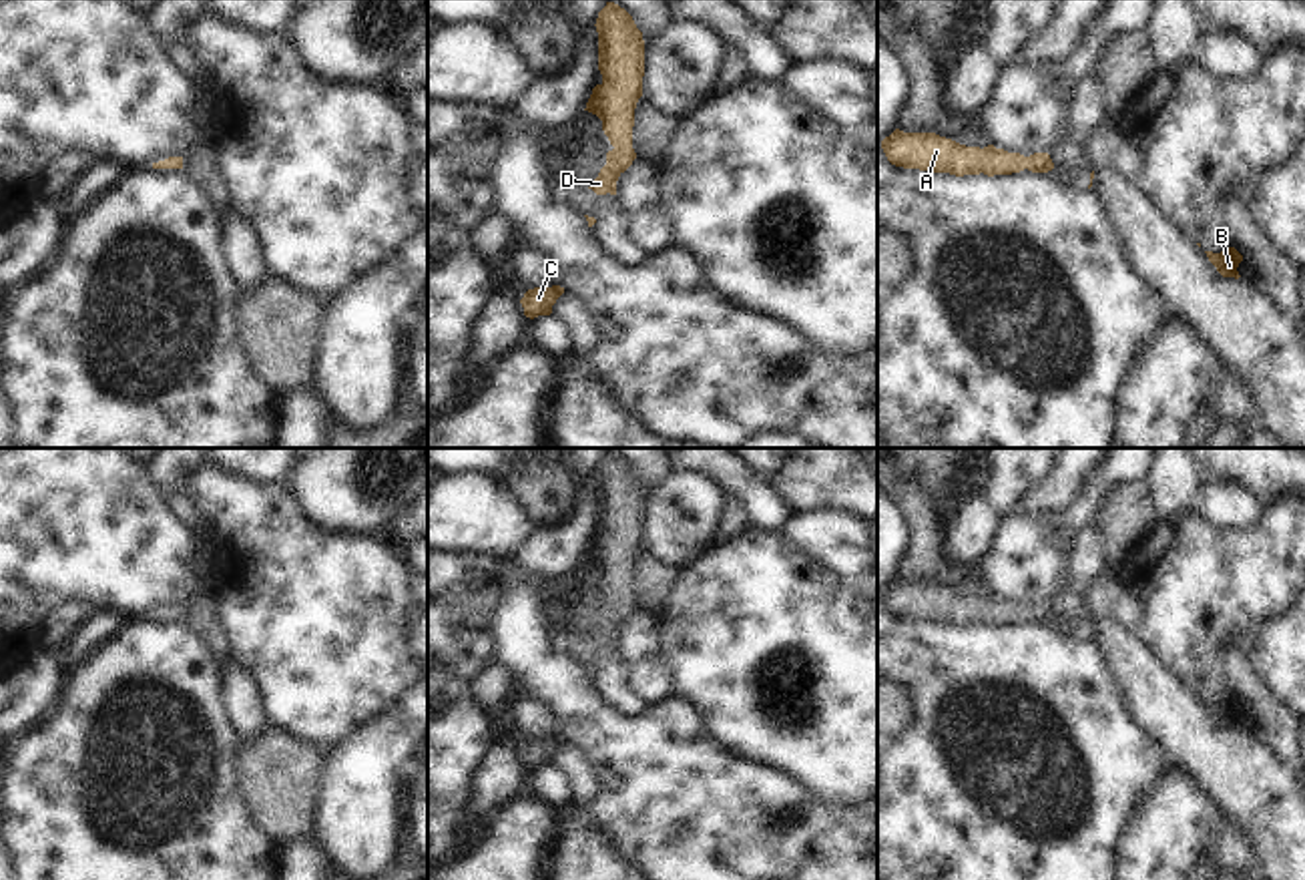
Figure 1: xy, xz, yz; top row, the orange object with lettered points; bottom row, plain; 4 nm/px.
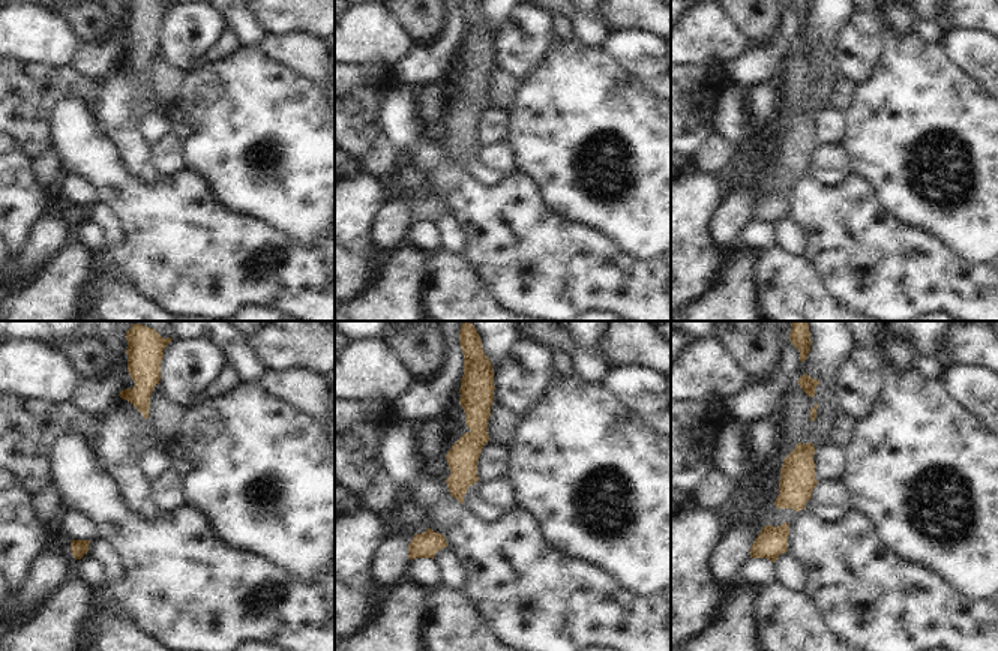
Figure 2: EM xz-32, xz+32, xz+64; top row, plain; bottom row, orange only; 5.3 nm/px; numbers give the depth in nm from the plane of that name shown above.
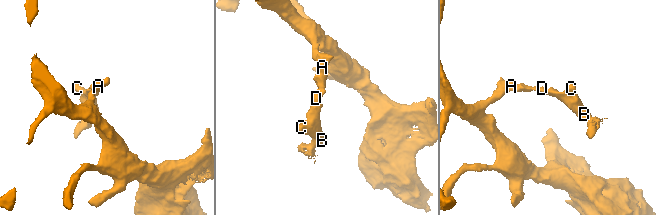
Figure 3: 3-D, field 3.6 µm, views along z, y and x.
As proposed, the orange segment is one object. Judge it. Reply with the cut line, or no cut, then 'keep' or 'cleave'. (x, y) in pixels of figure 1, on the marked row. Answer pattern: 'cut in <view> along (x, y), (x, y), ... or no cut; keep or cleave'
no cut; keep

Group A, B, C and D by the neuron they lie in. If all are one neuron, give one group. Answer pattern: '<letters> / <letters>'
A B C D

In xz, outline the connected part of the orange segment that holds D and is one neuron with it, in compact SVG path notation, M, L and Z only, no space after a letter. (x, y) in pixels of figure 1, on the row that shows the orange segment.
M606 2L594 26L602 82L592 88L584 111L602 121L602 131L614 149L606 153L606 165L588 189L596 195L616 195L618 177L636 159L632 127L642 96L644 40L632 16L614 2Z

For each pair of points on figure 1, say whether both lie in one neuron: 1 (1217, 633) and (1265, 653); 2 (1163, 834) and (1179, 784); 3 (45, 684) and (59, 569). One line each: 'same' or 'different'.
1: different
2: same
3: different

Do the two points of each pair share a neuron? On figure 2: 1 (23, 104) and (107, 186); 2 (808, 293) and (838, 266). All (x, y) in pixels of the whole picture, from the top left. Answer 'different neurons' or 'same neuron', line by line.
1: different neurons
2: different neurons

